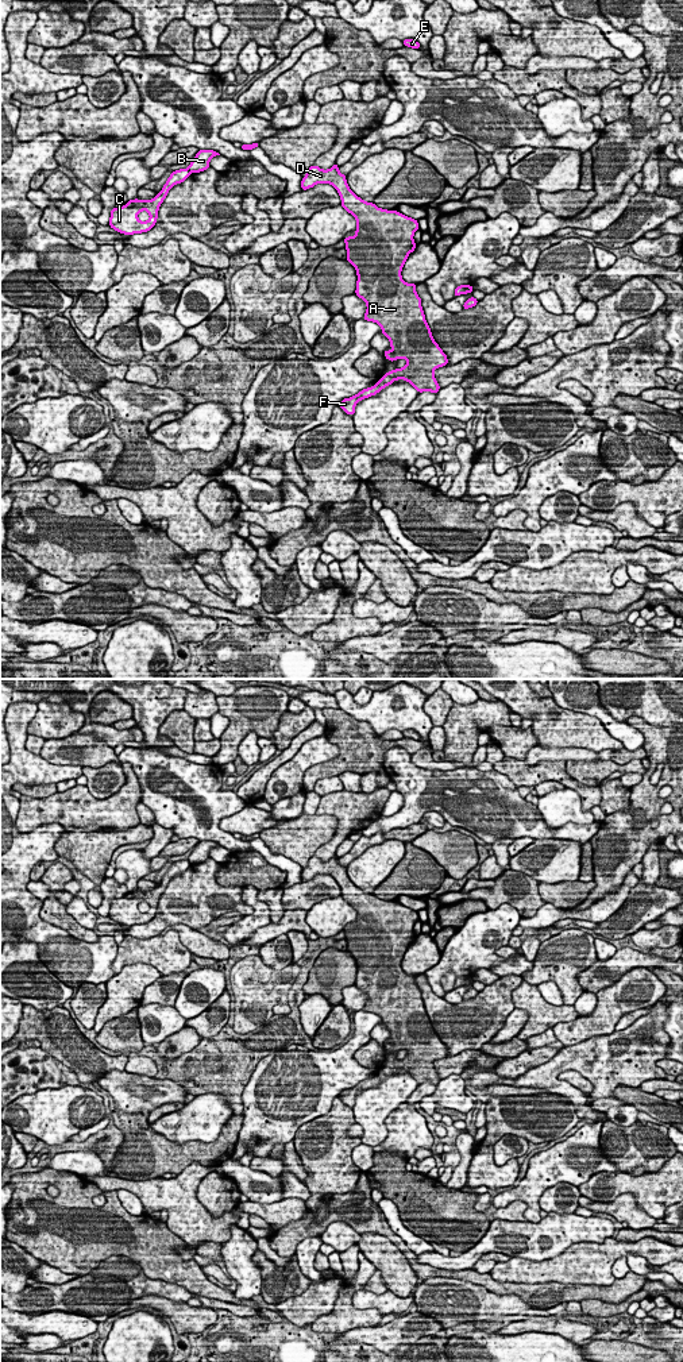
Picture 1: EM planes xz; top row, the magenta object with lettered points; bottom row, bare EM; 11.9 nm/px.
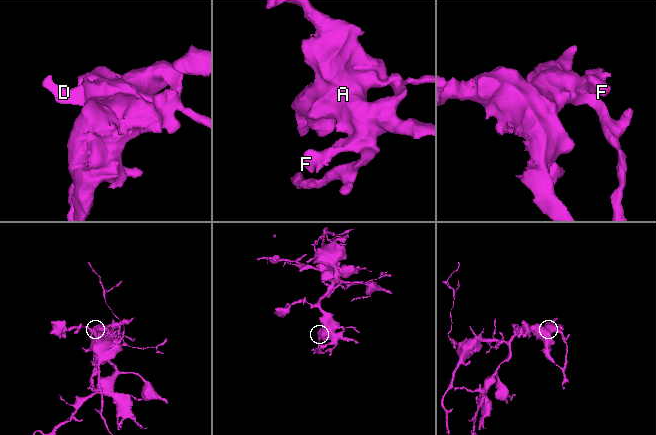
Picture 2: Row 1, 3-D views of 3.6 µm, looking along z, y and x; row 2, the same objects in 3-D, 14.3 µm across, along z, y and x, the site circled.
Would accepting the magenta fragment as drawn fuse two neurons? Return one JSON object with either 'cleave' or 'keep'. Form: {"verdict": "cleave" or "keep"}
{"verdict": "cleave"}

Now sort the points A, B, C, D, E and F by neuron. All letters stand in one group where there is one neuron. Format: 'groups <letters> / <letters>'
groups A B D E F / C

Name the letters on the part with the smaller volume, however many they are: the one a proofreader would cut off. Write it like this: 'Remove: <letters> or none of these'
Remove: C

